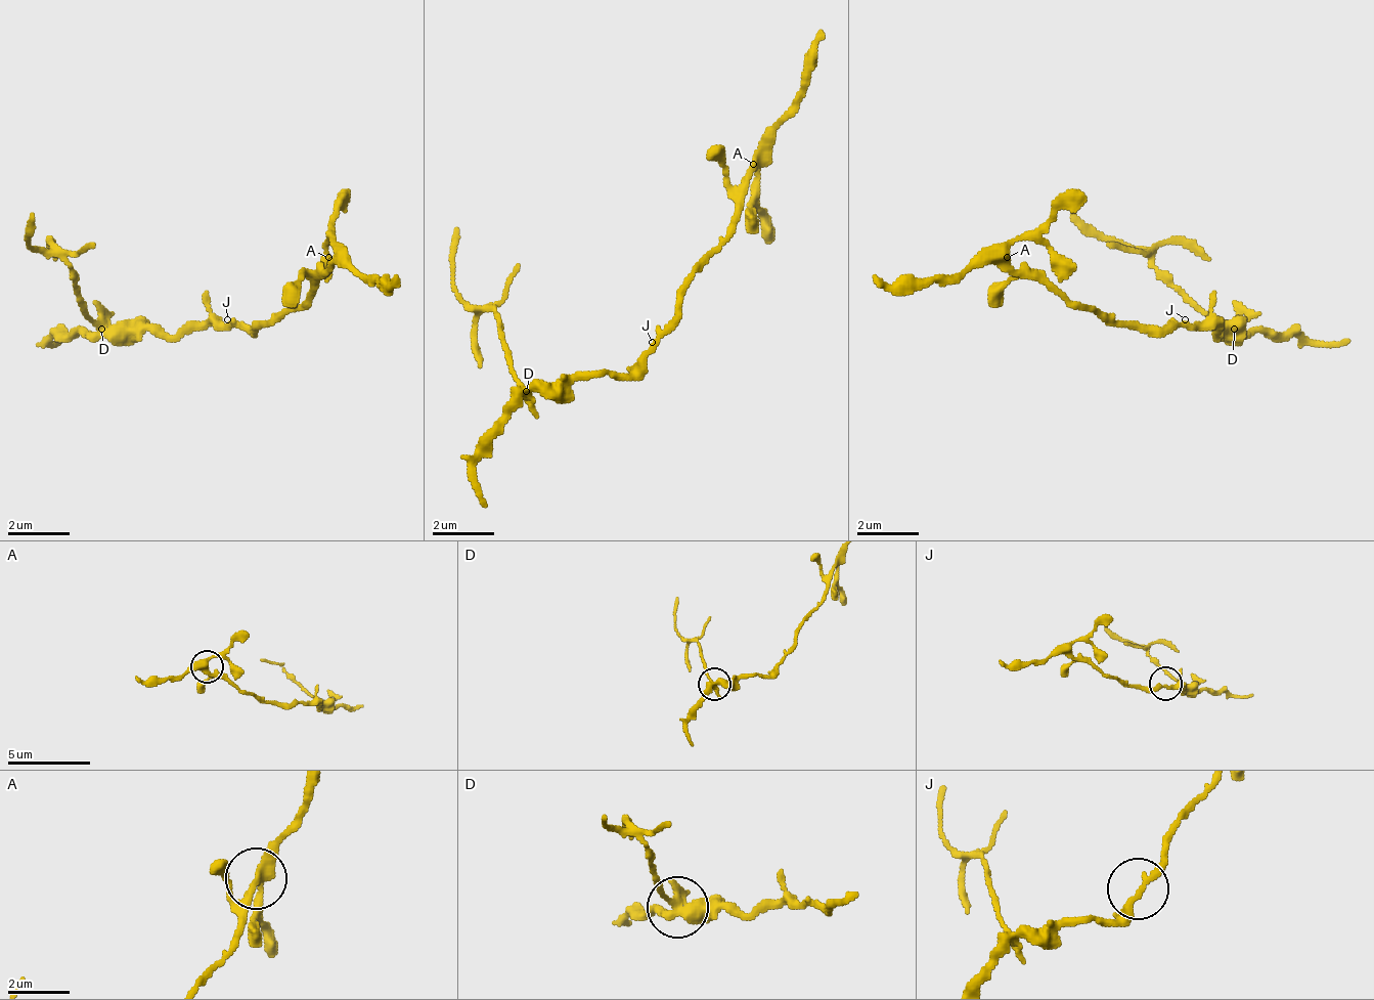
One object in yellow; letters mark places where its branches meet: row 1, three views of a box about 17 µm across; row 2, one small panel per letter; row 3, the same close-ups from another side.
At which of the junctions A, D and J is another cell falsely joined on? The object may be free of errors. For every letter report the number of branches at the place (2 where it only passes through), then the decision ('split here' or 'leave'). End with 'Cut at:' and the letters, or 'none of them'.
A: 3 | leave
D: 3 | split here
J: 2 | leave
Cut at: D

